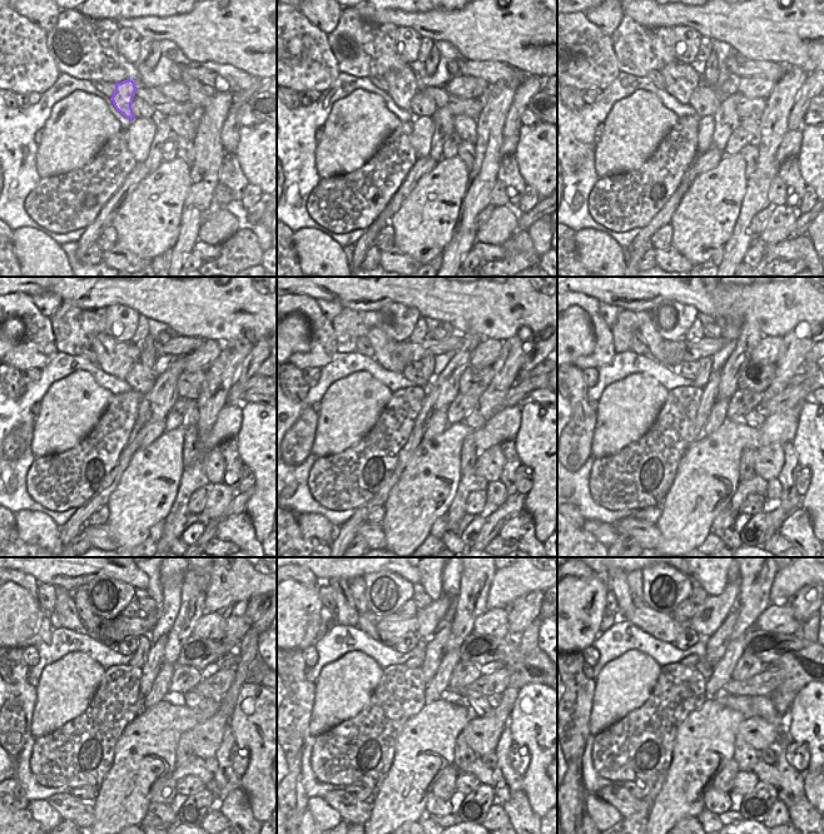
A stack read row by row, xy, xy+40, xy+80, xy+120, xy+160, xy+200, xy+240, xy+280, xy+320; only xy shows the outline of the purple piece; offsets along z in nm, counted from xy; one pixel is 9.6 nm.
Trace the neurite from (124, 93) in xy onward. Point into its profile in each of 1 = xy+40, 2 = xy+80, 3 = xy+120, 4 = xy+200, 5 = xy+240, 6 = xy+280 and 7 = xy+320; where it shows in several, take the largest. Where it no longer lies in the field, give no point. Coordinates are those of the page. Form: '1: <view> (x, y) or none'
1: xy+40 (403, 83)
2: xy+80 (680, 79)
3: xy+120 (114, 358)
4: xy+200 (671, 353)
5: xy+240 (90, 620)
6: xy+280 (357, 586)
7: xy+320 (635, 582)

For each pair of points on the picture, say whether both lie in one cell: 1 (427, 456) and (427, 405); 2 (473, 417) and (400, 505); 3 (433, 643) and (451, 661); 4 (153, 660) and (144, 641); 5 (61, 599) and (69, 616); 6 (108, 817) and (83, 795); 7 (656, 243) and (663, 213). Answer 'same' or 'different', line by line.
1: different
2: different
3: different
4: different
5: same
6: different
7: different

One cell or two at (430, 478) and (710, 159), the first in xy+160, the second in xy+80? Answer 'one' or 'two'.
two

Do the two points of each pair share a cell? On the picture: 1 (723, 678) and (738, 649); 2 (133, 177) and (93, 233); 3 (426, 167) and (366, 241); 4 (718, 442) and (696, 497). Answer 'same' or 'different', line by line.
1: same
2: same
3: same
4: same

